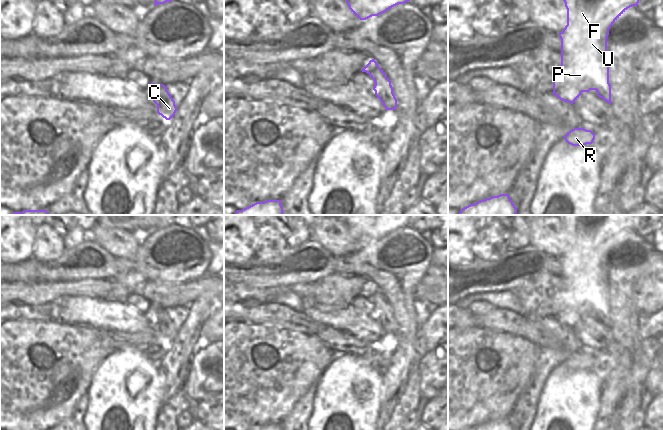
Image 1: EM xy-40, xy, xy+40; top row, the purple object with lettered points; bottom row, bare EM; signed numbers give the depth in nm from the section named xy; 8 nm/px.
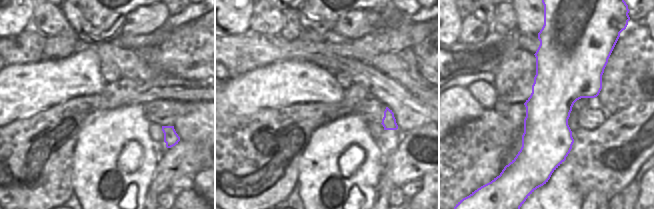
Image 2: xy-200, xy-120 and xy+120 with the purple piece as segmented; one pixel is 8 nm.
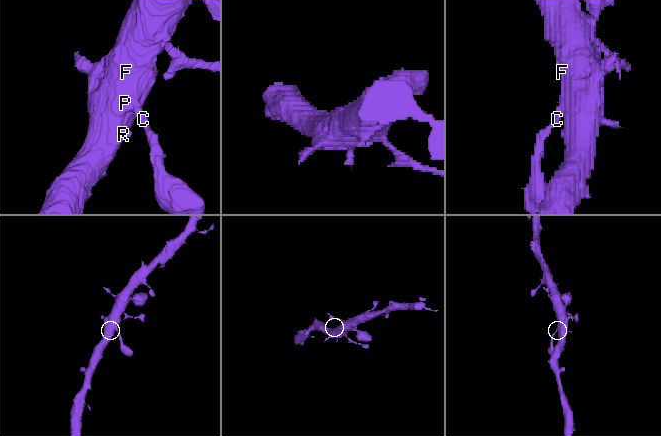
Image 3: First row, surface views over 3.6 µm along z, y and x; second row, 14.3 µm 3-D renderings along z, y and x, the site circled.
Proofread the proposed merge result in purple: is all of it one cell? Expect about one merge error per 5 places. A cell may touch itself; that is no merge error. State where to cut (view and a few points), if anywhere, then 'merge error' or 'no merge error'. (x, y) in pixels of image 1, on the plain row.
no cut | no merge error

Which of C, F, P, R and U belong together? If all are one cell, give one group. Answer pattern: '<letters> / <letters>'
C F P R U

